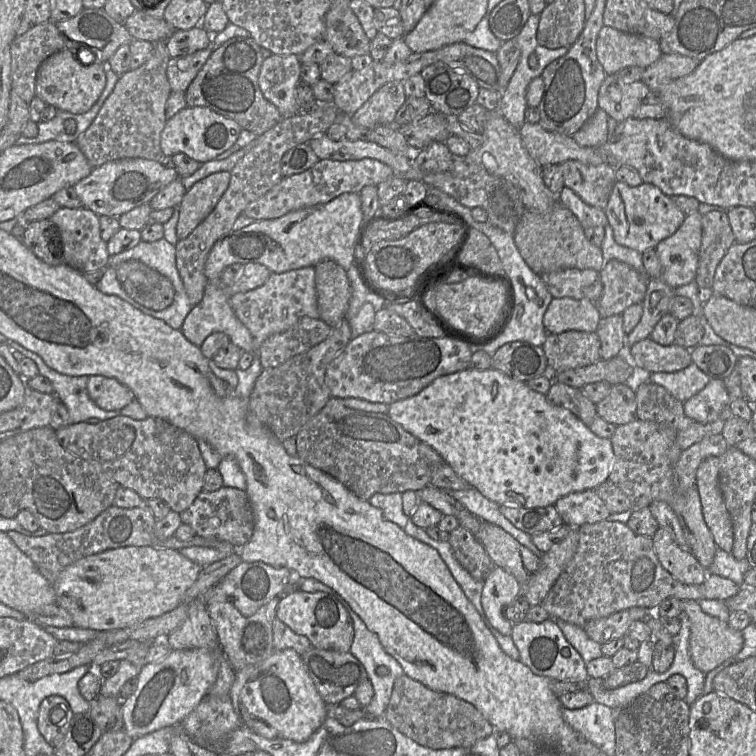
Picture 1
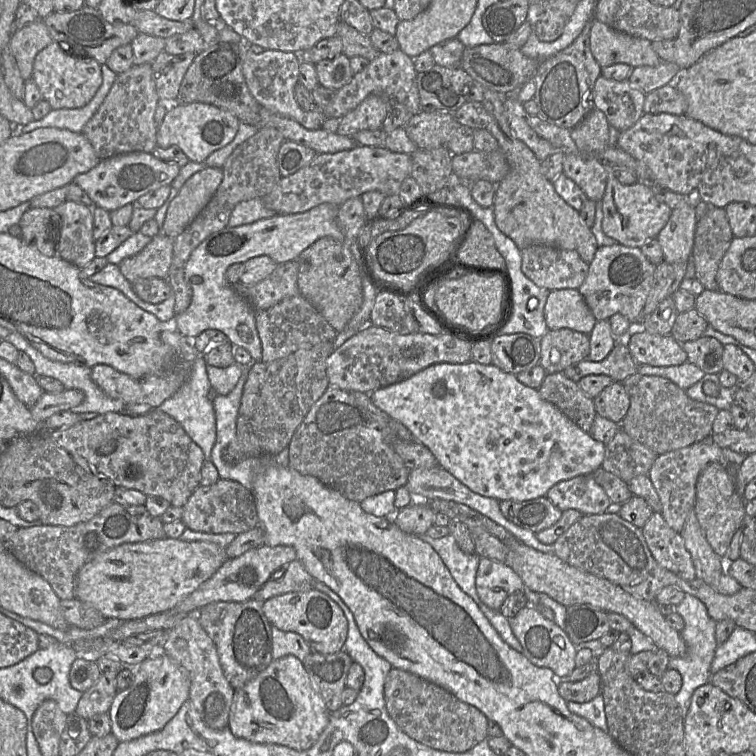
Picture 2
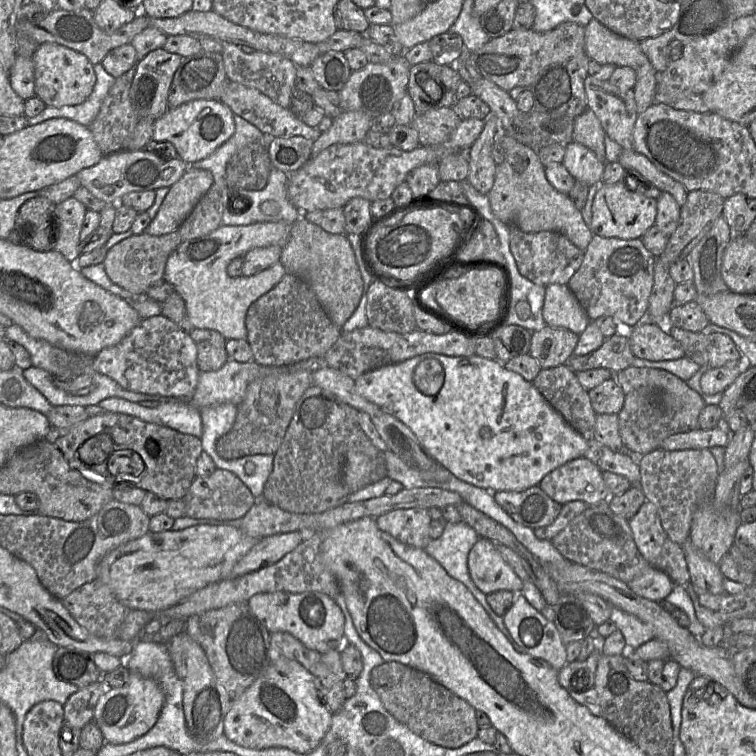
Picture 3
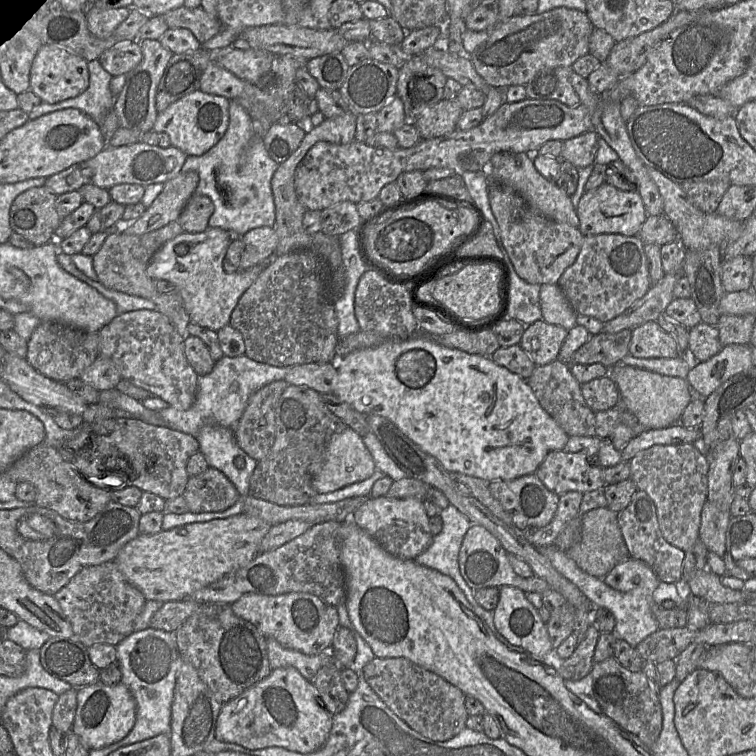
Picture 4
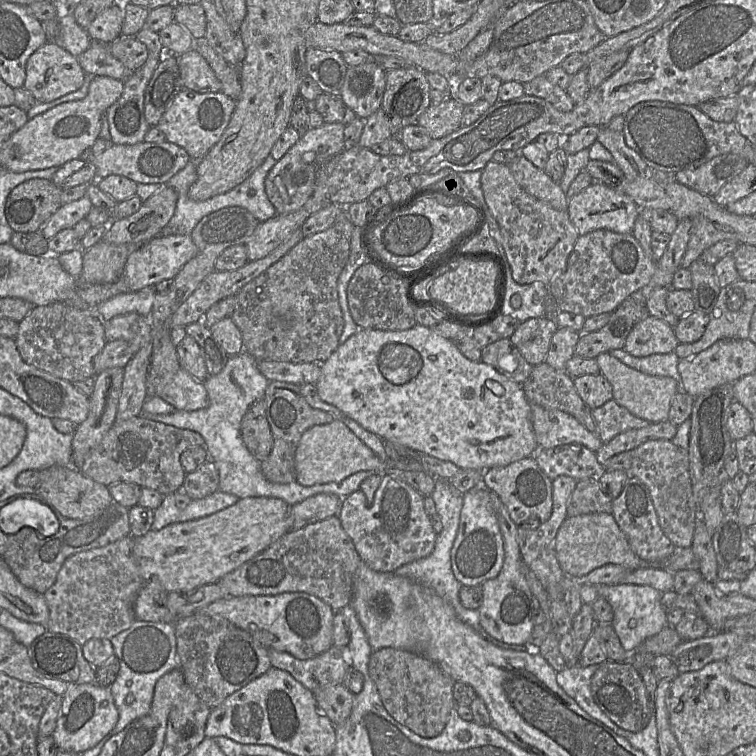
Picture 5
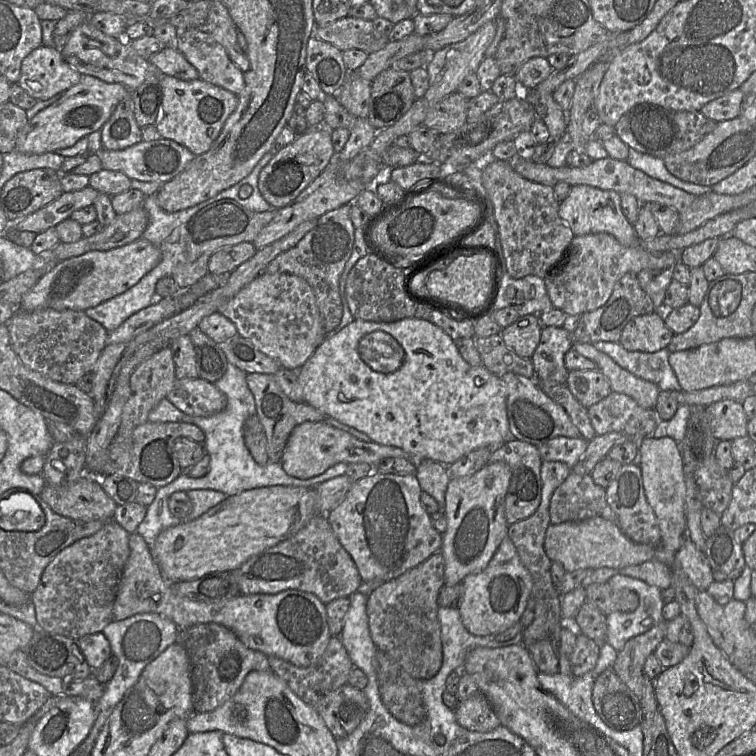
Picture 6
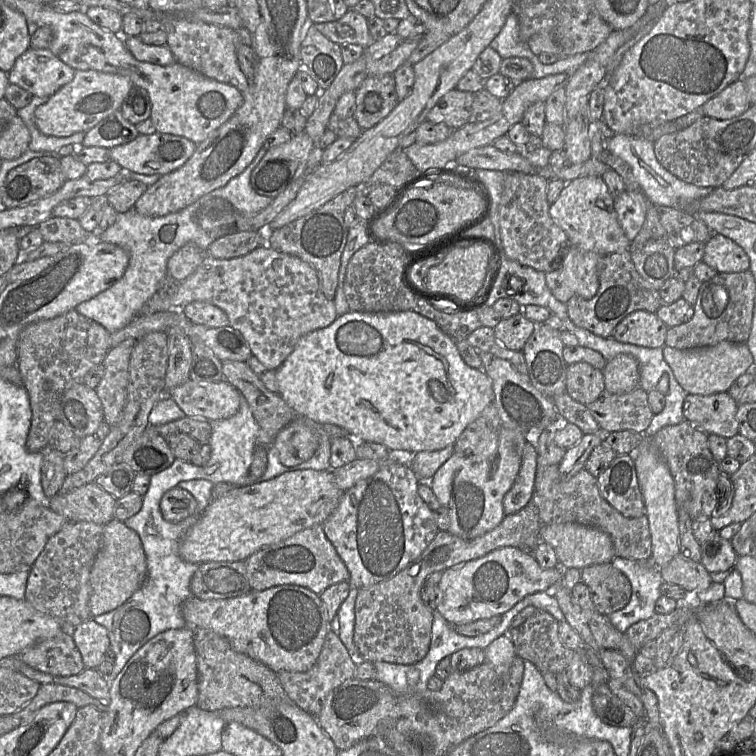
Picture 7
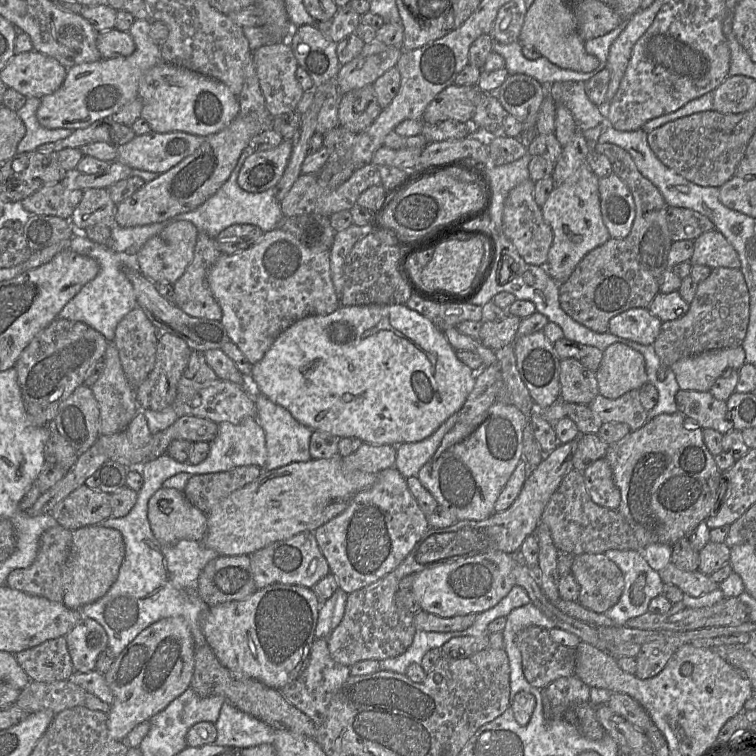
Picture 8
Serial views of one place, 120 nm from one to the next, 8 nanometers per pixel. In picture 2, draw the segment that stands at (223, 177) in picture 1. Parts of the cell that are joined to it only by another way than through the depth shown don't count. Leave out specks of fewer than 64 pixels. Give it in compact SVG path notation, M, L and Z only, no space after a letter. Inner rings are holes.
M207 167L193 174L170 202L161 233L176 238L207 206L223 180L222 168Z

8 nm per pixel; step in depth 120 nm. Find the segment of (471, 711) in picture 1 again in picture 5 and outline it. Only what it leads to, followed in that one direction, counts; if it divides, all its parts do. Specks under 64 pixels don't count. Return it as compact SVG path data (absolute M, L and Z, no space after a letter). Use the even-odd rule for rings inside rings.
M387 647L372 652L368 662L368 673L377 688L383 706L398 723L424 738L436 737L443 731L451 711L456 707L453 696L455 681L436 663L404 650Z

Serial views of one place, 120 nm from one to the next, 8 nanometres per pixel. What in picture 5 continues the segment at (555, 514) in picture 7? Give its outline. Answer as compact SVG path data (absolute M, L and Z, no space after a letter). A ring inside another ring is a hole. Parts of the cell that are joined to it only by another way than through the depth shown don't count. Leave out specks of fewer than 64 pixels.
M597 478L577 481L567 503L567 517L599 512L612 514L612 501L601 490Z

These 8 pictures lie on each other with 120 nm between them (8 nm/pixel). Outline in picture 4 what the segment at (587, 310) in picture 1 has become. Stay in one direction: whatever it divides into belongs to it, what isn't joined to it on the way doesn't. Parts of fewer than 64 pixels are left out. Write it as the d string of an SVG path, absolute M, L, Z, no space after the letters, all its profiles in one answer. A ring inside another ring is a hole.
M542 284L540 289L542 319L566 330L573 328L577 314L558 284Z

